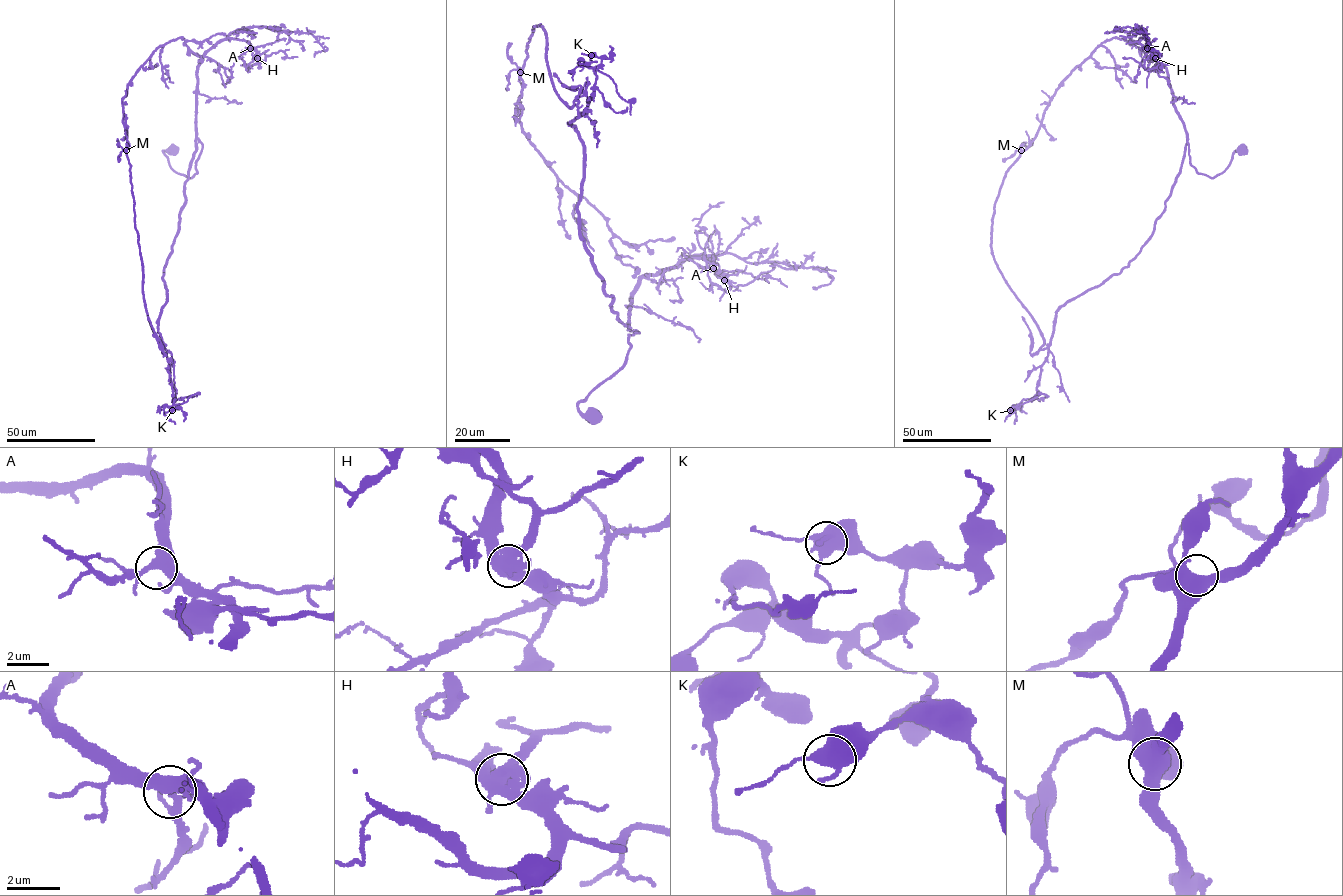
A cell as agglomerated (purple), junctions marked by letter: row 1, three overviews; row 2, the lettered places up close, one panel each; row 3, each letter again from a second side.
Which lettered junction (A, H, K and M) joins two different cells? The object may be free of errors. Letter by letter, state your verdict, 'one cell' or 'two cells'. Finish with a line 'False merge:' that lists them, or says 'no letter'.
A: one cell
H: two cells
K: one cell
M: one cell
False merge: H

